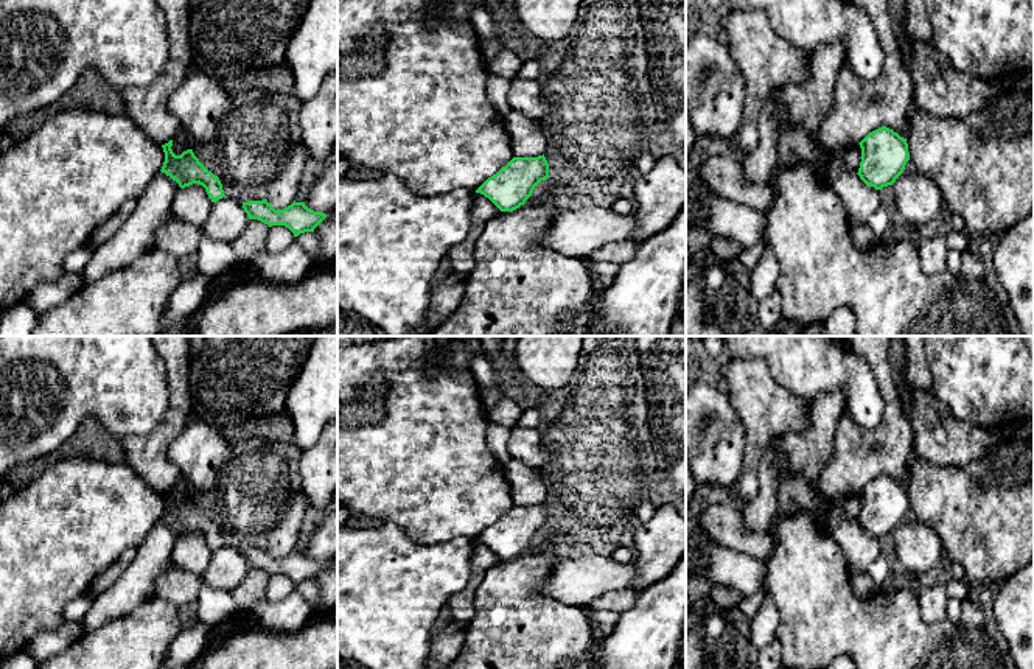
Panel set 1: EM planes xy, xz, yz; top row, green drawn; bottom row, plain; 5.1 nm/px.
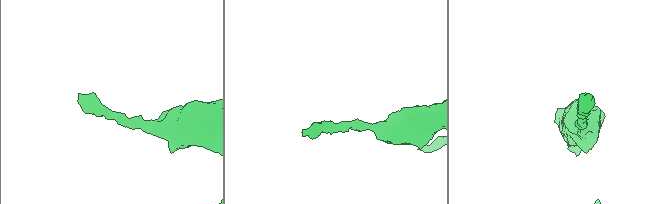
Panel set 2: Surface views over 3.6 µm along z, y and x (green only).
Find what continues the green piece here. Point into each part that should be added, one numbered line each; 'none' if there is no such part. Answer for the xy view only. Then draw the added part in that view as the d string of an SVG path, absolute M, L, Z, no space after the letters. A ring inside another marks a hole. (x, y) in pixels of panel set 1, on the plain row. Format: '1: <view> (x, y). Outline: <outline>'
none

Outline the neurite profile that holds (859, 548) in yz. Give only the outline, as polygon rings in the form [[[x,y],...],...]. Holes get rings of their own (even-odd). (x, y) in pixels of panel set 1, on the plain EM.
[[[843,518],[832,531],[830,537],[840,545],[851,579],[866,573],[871,562],[880,554],[880,541],[866,534],[852,518]]]

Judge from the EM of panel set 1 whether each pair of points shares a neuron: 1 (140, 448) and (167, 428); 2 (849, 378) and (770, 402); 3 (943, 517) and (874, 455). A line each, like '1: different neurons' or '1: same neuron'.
1: same neuron
2: different neurons
3: different neurons

